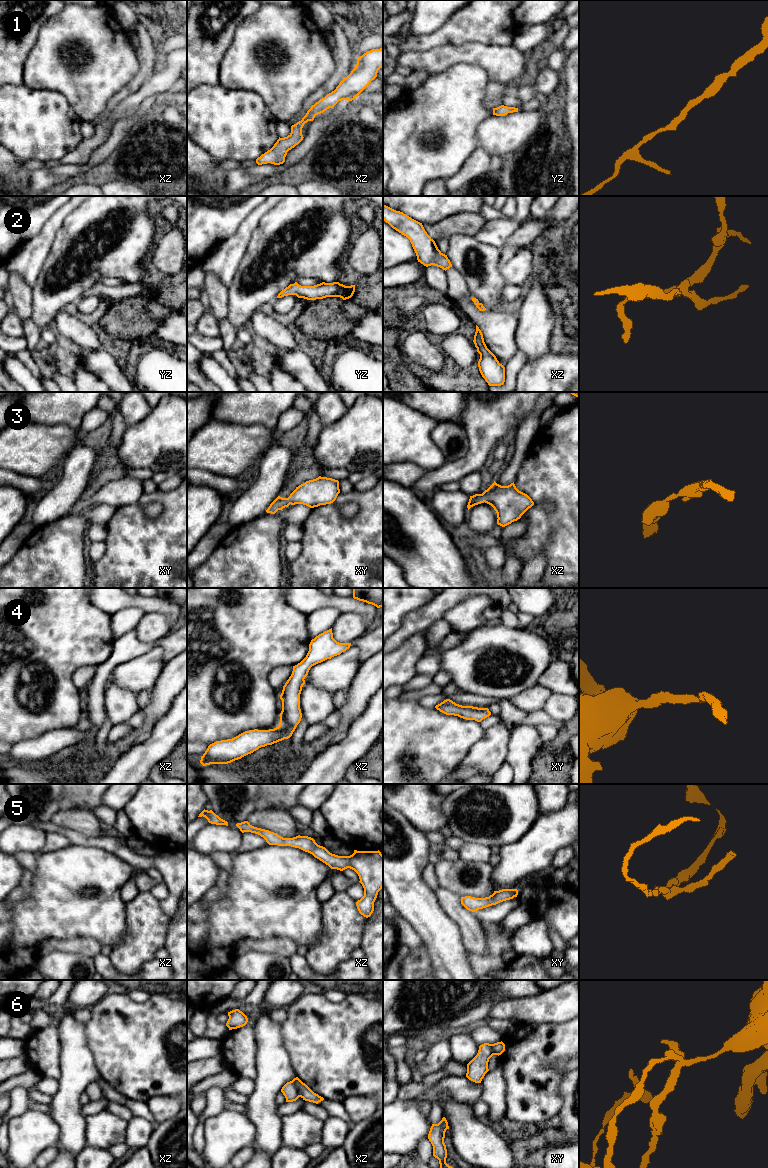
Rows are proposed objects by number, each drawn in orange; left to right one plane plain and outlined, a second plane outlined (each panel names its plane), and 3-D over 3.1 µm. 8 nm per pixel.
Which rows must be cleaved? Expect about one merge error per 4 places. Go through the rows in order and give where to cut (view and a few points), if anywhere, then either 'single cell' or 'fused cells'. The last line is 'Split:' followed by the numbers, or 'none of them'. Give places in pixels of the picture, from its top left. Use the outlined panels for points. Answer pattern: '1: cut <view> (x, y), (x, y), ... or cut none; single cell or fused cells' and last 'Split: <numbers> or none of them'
1: cut none; single cell
2: cut none; single cell
3: cut none; single cell
4: cut none; single cell
5: cut none; single cell
6: cut xz (291, 1081), (300, 1096); fused cells
Split: 6

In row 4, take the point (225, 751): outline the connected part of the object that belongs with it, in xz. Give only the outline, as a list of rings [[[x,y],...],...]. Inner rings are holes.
[[[332,628],[311,640],[306,657],[297,665],[285,685],[280,699],[282,711],[279,726],[269,730],[249,730],[238,736],[210,744],[201,756],[203,766],[228,764],[253,753],[261,747],[272,745],[292,736],[300,723],[300,694],[310,668],[349,649],[351,643],[339,643],[333,638]]]

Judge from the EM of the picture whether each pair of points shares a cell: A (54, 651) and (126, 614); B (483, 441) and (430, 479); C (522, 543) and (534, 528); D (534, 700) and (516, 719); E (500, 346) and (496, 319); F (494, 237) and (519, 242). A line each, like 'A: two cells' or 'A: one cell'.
A: two cells
B: one cell
C: one cell
D: two cells
E: one cell
F: two cells

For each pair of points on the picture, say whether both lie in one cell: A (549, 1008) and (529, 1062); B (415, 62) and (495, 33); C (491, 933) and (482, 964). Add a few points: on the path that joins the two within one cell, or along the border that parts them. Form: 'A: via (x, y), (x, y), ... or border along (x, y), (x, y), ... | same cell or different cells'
A: border along (567, 1020), (561, 1023), (520, 1022) | different cells
B: border along (492, 44), (462, 43), (446, 45) | different cells
C: via (492, 941), (492, 954), (490, 956) | same cell

